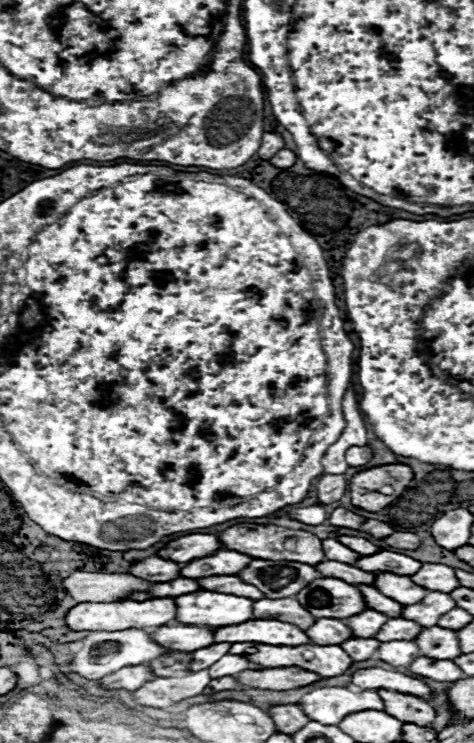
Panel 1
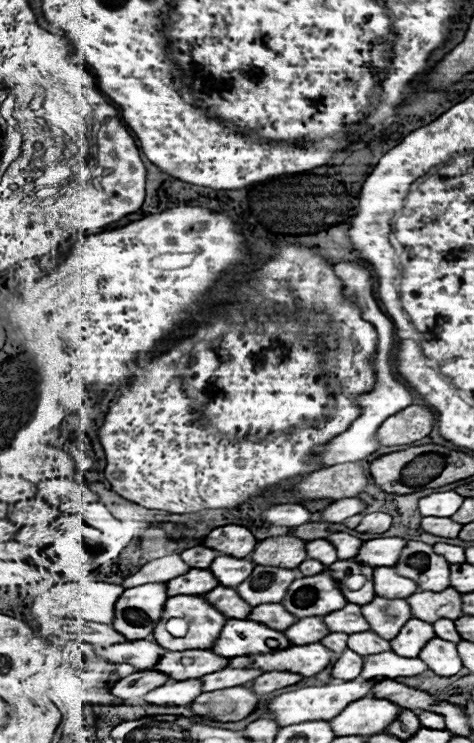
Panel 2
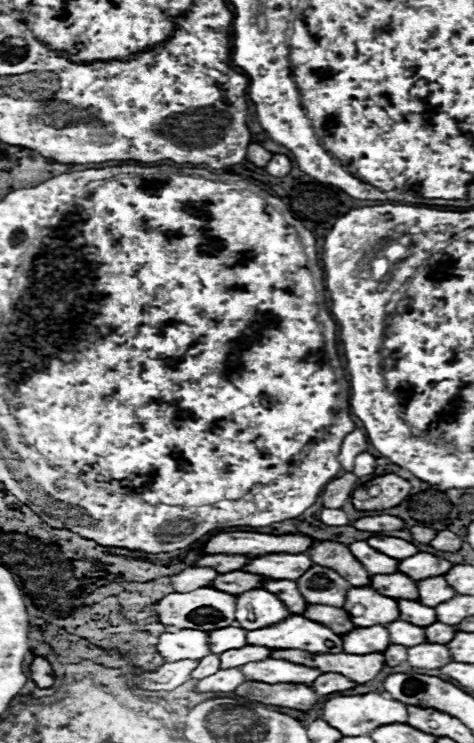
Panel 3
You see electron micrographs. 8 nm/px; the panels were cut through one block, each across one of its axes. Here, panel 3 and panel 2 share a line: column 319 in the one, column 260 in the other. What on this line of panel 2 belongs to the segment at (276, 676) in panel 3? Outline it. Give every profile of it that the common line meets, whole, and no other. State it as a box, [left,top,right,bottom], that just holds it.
[204,668,262,692]

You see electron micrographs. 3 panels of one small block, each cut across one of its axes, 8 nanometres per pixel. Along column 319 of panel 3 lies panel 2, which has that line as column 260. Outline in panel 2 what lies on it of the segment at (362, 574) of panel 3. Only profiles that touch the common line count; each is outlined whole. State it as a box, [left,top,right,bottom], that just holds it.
[250,536,308,568]

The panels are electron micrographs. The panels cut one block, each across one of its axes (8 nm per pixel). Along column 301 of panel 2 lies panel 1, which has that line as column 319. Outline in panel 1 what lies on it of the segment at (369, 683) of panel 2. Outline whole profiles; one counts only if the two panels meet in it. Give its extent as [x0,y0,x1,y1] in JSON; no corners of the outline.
[300,686,384,724]

